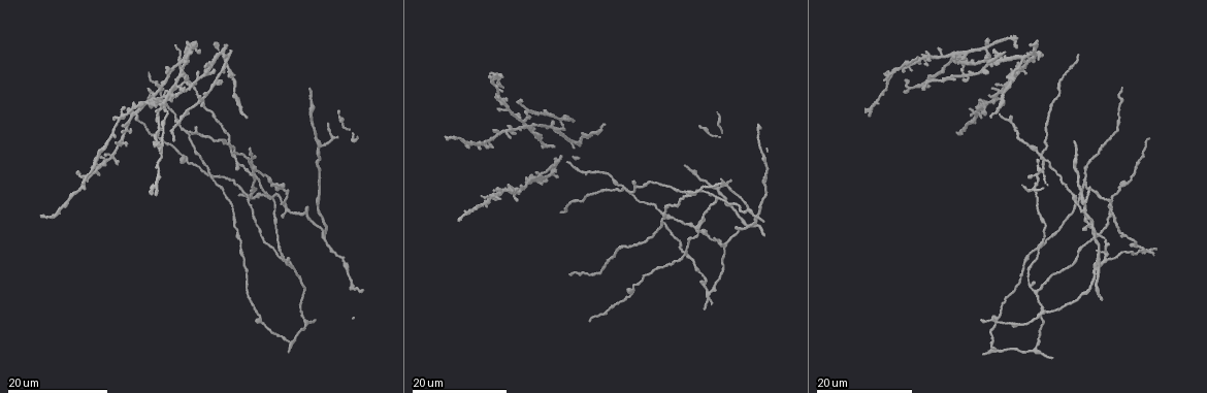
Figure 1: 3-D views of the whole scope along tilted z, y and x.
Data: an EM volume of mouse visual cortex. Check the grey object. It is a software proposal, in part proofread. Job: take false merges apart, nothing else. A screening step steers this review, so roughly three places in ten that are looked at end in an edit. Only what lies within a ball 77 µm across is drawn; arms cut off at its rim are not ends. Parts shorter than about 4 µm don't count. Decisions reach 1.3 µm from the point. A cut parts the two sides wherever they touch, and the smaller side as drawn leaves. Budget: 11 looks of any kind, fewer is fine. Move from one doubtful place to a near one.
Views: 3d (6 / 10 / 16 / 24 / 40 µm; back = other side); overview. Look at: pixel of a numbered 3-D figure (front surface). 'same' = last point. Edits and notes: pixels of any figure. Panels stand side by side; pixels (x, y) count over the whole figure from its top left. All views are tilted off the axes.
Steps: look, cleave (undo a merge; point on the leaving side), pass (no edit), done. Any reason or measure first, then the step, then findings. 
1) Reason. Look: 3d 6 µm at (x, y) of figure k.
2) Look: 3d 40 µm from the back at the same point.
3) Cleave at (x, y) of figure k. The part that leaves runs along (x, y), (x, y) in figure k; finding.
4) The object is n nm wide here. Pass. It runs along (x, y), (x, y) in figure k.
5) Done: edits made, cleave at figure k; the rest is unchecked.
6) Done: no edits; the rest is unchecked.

Look: 3d 24 µm at (1038, 289) of figure 1.

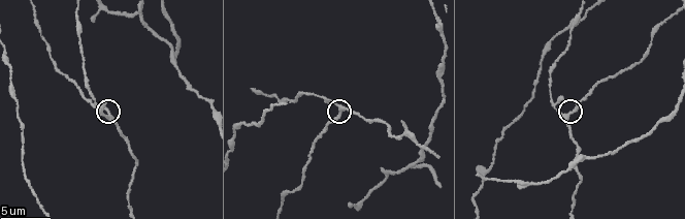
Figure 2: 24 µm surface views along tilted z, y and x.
Look: 3d 10 µm at (341, 109) of figure 2.

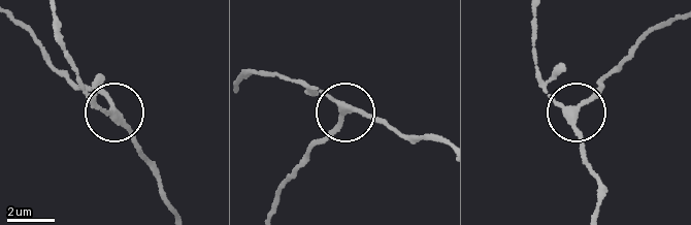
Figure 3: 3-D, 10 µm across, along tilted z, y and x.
Look: 3d 6 µm at (577, 110) of figure 3.

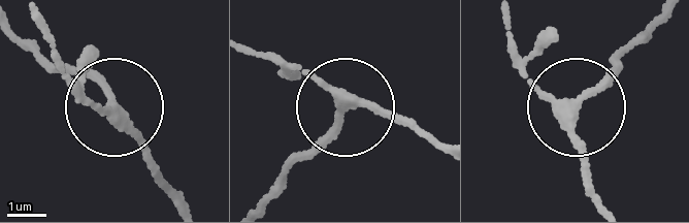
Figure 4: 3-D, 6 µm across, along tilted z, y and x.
Pass. It runs along (256, 56), (302, 69), (343, 102), (339, 120), (283, 168) in figure 4; one cell here.

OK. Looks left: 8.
Three-way junction. Look: 3d 24 µm at (85, 176) of figure 1.

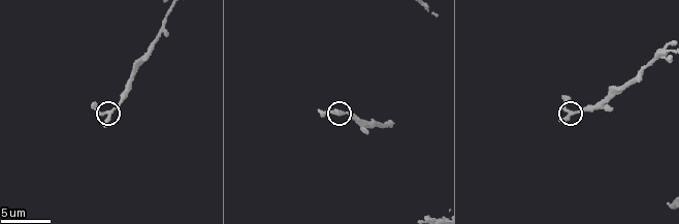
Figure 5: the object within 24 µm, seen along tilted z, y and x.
Look: 3d 10 µm at (107, 114) of figure 5.

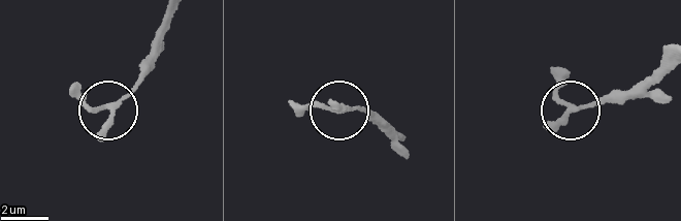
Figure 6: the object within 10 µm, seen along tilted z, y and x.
3 arms meet here. Pass. One cell here.

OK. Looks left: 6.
Four arms meet. Look: 3d 10 µm at (656, 57) of figure 5.

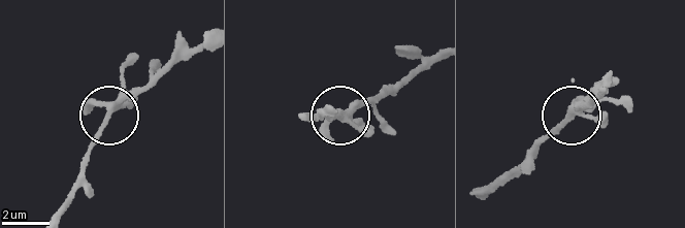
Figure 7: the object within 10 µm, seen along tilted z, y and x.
4 arms meet here. Pass. It runs along (599, 89), (539, 139) in figure 7; one cell here.

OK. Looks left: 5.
Looks like a crossing. Look: 3d 16 µm at (151, 99) of figure 1.

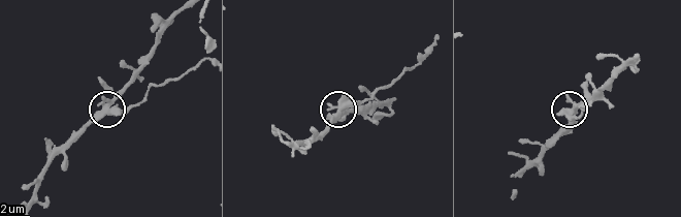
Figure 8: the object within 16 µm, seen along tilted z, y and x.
Look: 3d 10 µm at (107, 112) of figure 8.

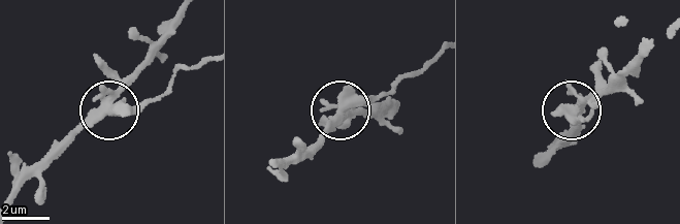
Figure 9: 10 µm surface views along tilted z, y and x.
The side arm is 10 µm long. Cleave at (144, 104) of figure 9. The part that leaves runs along (111, 110), (150, 102), (176, 74), (206, 64) in figure 9; two cells meet here.

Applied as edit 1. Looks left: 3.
Look: overview.

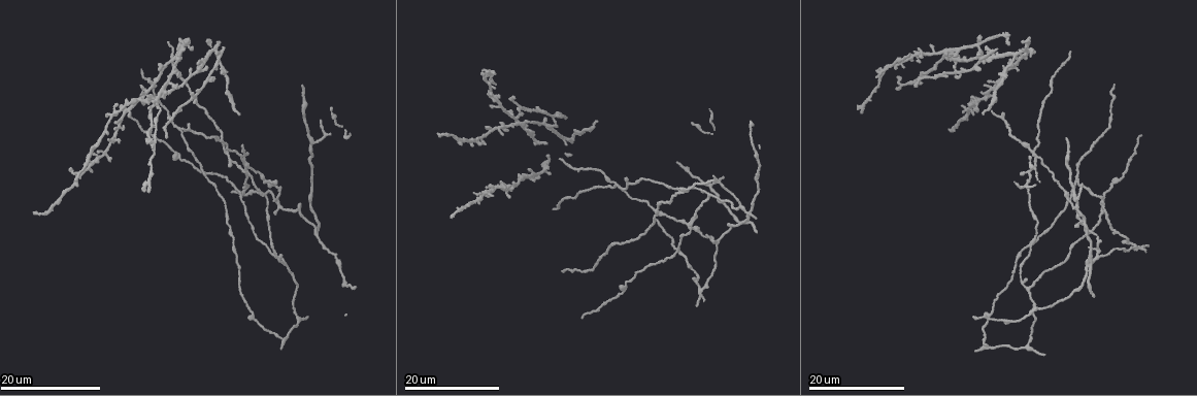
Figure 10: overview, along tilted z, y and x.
Side arm on a straight run. Look: 3d 24 µm at (976, 62) of figure 10.

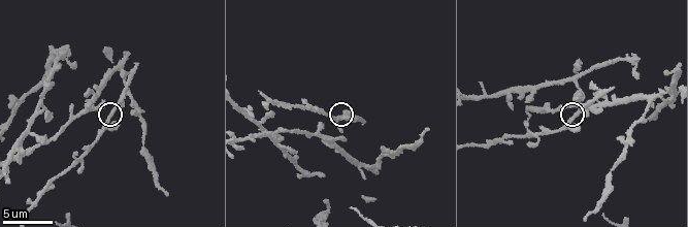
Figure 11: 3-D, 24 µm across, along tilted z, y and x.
Closer look. Look: 3d 6 µm at (108, 119) of figure 11.

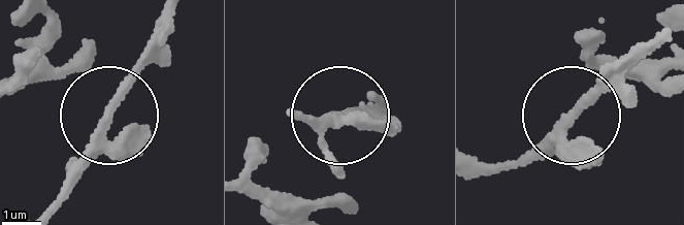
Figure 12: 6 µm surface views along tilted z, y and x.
Pass. It runs along (246, 173), (257, 155), (373, 92) in figure 12; one cell here.

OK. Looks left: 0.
Done: edits made, cleave at figure 9; the rest is unchecked.

